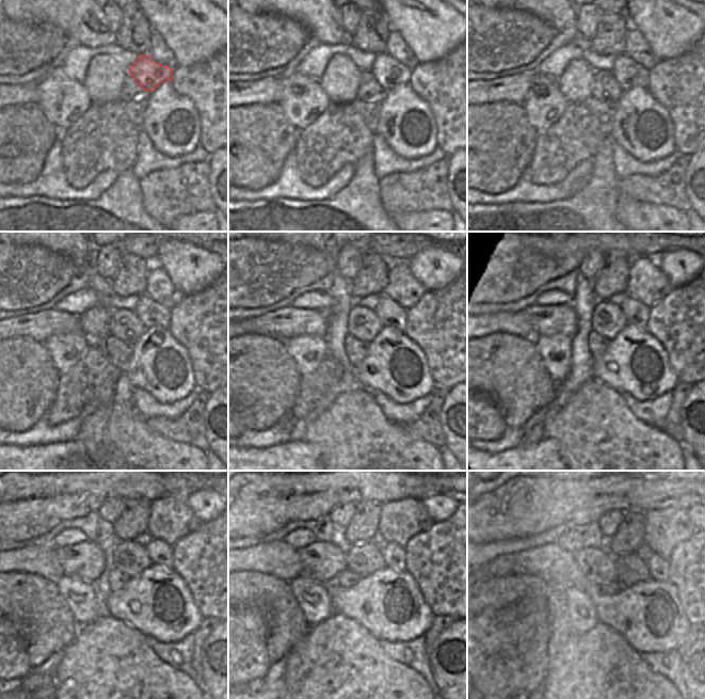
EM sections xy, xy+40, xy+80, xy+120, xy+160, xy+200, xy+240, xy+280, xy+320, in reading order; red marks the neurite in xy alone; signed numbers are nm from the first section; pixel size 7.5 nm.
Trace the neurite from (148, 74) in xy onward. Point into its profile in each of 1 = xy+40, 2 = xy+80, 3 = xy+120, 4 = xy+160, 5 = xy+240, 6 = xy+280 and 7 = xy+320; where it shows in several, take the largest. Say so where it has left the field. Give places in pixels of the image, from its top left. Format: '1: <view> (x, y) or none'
1: xy+40 (387, 72)
2: xy+80 (628, 74)
3: xy+120 (153, 315)
4: xy+160 (389, 313)
5: xy+240 (159, 553)
6: xy+280 (399, 555)
7: xy+320 (641, 559)

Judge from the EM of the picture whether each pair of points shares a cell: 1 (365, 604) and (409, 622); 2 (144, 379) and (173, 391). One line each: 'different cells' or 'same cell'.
1: same cell
2: same cell

